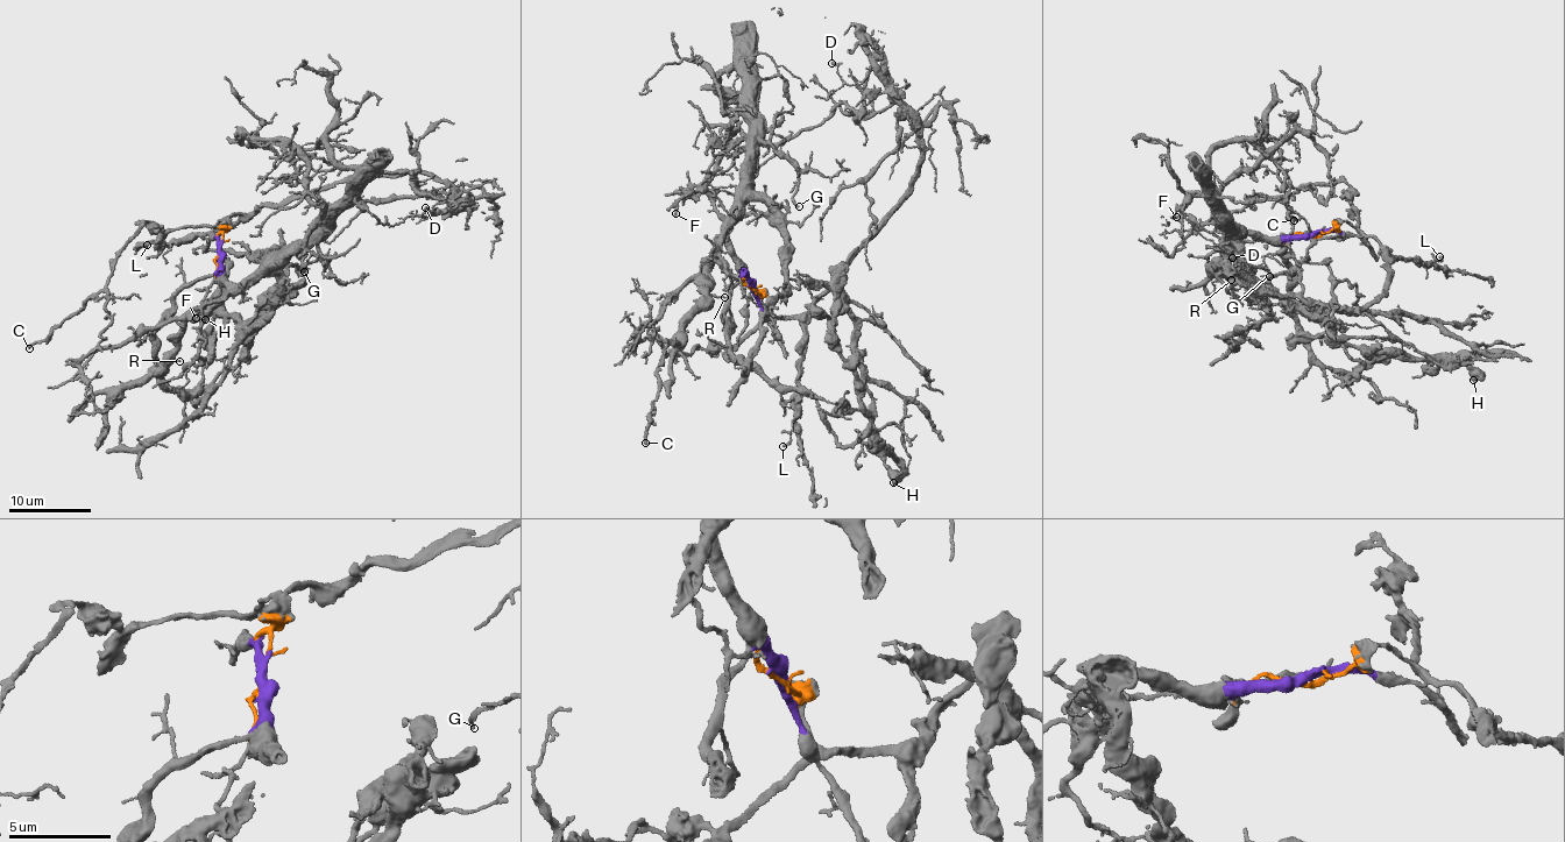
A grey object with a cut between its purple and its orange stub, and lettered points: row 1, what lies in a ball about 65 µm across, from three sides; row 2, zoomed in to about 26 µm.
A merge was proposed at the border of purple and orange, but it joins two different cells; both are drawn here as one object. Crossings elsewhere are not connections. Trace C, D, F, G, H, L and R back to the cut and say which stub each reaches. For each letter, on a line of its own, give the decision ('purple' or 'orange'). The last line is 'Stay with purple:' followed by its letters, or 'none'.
C: orange
D: orange
F: purple
G: purple
H: purple
L: orange
R: purple
Stay with purple: F, G, H, R

